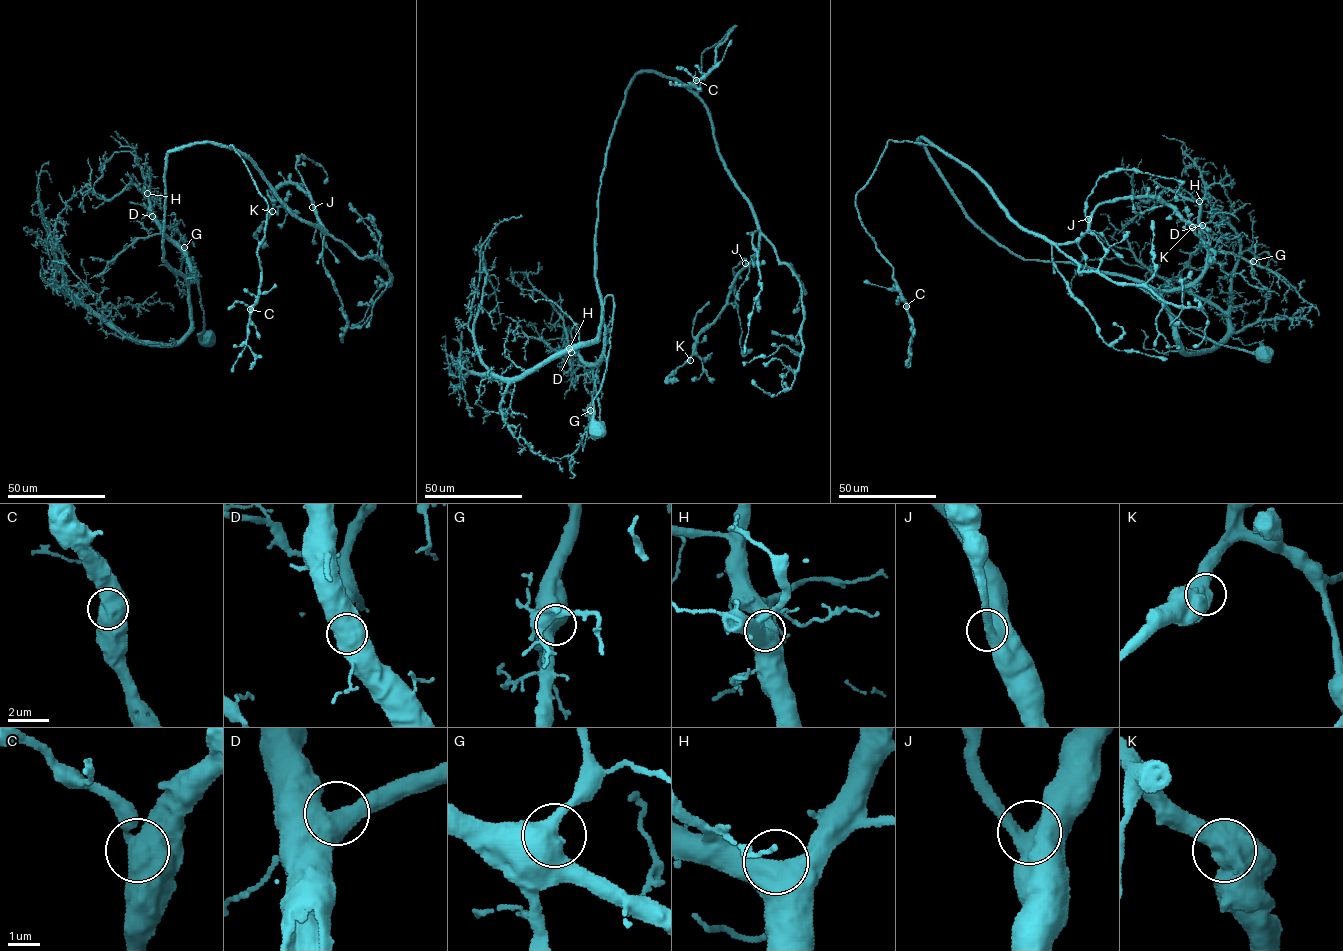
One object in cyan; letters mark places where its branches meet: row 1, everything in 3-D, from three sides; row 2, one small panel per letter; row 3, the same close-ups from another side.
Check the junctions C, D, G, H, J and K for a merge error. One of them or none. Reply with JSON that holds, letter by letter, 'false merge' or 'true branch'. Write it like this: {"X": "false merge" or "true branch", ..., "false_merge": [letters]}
{"C": "true branch", "D": "true branch", "G": "true branch", "H": "true branch", "J": "true branch", "K": "true branch", "false_merge": []}

